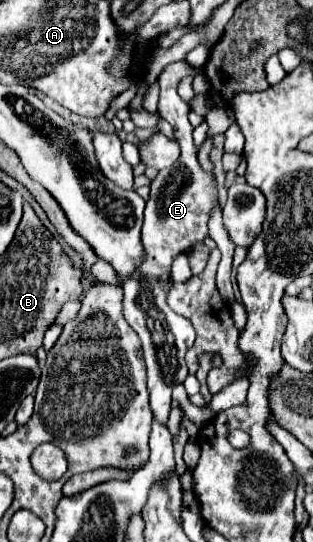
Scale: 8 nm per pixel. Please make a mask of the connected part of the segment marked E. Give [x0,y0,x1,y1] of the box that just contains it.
[123,61,217,423]

